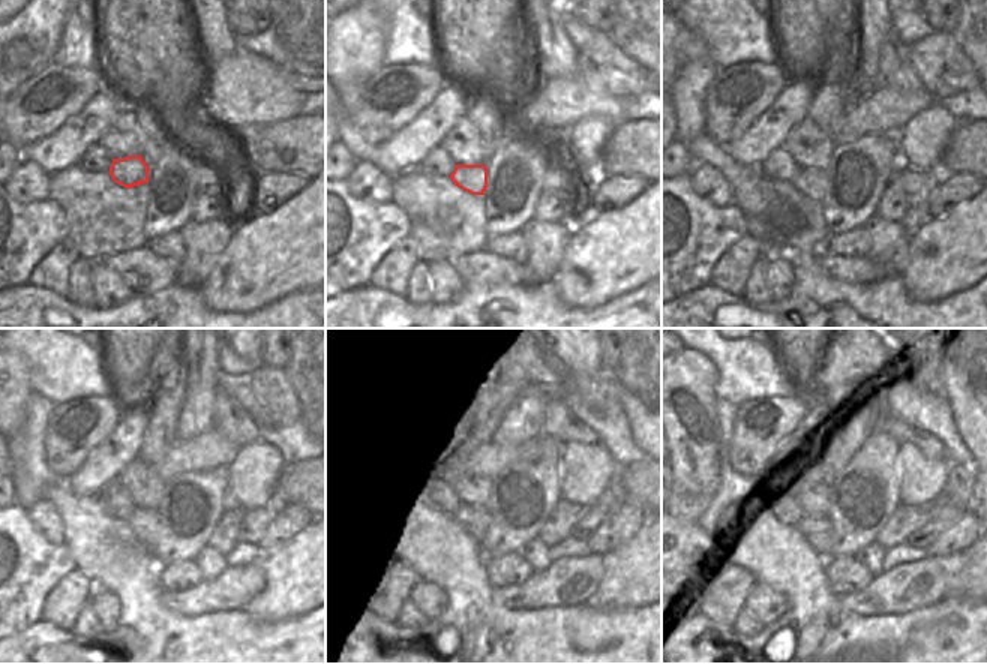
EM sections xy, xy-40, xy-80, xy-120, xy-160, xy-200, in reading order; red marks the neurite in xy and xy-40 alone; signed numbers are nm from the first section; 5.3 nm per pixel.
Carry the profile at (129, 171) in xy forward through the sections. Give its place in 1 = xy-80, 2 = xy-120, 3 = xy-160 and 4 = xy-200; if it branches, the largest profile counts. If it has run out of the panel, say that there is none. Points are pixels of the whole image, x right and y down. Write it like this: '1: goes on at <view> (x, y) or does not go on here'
1: goes on at xy-80 (812, 182)
2: goes on at xy-120 (143, 522)
3: goes on at xy-160 (476, 522)
4: goes on at xy-200 (818, 529)

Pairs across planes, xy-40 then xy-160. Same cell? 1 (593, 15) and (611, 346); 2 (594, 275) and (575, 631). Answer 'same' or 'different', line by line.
1: same
2: different

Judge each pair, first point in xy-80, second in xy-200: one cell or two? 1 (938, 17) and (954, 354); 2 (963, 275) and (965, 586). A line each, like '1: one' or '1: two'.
1: one
2: one

